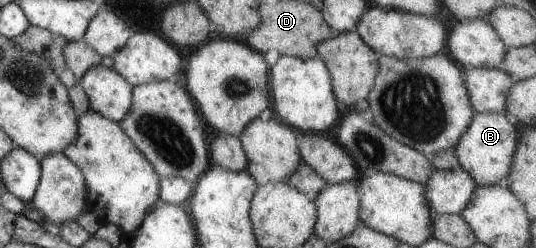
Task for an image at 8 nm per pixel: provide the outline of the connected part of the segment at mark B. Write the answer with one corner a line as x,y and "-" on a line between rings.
476,113
469,130
455,148
456,157
461,169
477,183
478,187
504,184
513,166
517,143
517,129
509,123
505,114

